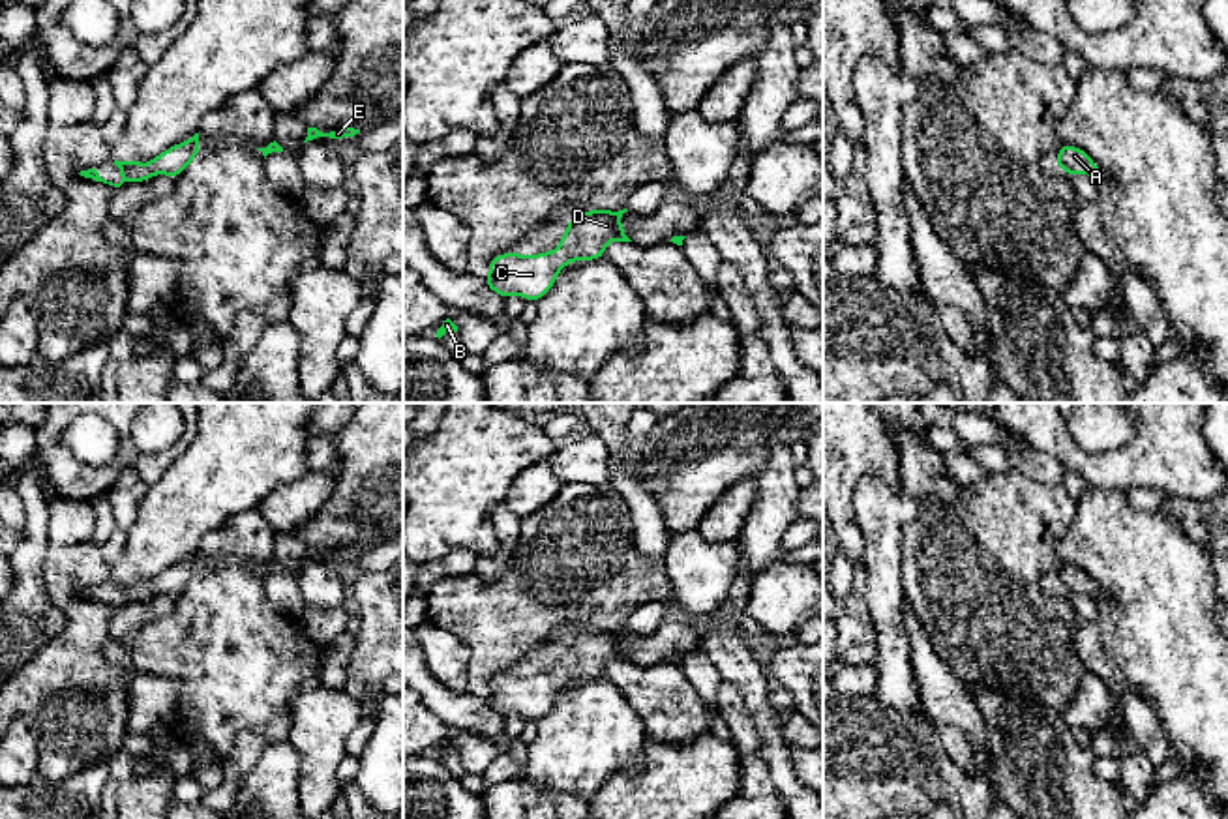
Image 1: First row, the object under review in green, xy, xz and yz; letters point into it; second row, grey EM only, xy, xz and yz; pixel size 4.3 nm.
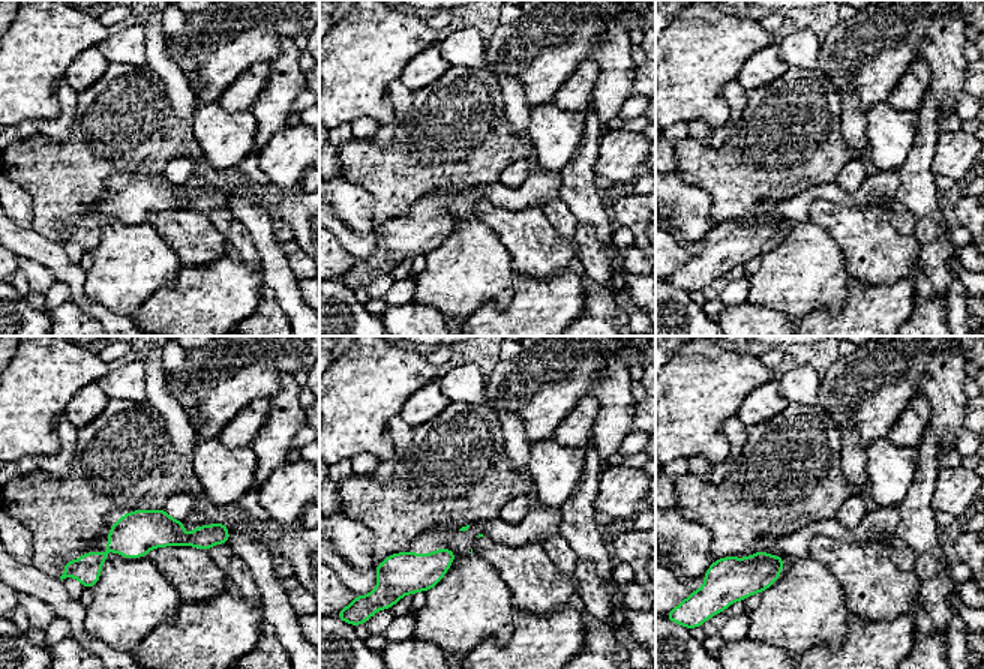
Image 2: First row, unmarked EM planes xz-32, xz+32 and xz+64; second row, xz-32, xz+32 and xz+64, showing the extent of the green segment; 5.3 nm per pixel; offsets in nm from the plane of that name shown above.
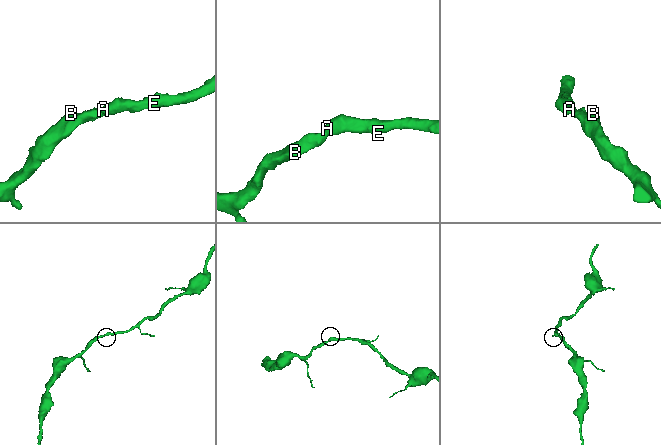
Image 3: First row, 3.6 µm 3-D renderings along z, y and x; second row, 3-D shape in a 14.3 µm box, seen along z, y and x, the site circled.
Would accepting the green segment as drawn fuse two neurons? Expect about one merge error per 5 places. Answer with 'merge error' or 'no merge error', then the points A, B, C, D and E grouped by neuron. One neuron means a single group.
no merge error; A B C D E

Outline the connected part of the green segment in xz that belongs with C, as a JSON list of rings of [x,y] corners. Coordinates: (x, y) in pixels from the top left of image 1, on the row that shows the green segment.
[[[592,210],[576,216],[566,223],[561,246],[549,253],[534,257],[523,257],[519,253],[497,255],[489,261],[489,277],[484,279],[486,285],[504,300],[516,292],[525,300],[538,302],[547,290],[551,290],[555,275],[572,259],[602,259],[607,242],[632,242],[619,223],[624,212],[628,210]]]

